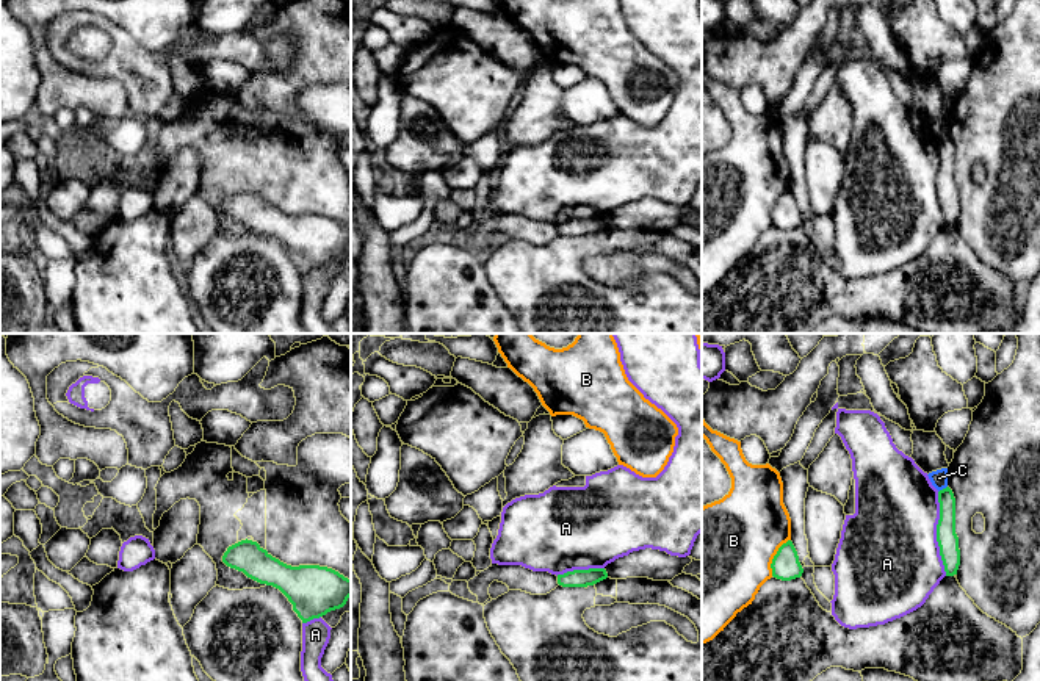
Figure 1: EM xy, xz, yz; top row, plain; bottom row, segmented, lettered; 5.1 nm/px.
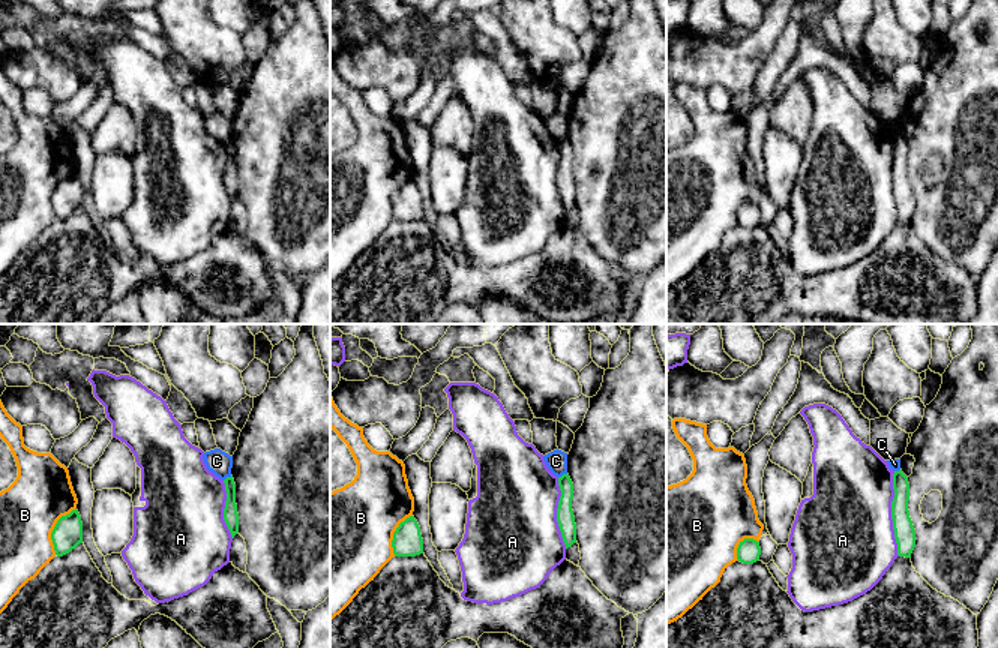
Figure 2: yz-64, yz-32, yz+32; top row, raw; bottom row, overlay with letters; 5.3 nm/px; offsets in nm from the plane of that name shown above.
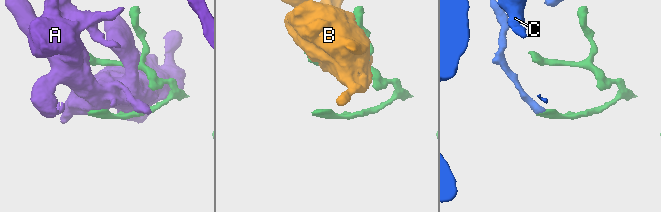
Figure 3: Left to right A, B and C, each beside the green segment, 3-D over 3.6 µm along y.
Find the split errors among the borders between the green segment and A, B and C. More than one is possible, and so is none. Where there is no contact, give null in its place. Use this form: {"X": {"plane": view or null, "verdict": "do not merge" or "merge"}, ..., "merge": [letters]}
{"A": {"plane": "yz", "verdict": "do not merge"}, "B": {"plane": "yz", "verdict": "do not merge"}, "C": {"plane": "yz", "verdict": "do not merge"}, "merge": []}

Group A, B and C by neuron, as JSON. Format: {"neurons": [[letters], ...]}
{"neurons": [["A"], ["B"], ["C"]]}

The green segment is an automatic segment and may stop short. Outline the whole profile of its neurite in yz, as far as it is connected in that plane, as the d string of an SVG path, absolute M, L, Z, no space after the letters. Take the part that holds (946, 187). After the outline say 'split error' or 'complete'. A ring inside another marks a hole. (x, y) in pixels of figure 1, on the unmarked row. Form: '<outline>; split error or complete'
M949 136L938 141L940 169L937 191L946 225L957 224L960 214L959 186L955 183L955 147Z; complete

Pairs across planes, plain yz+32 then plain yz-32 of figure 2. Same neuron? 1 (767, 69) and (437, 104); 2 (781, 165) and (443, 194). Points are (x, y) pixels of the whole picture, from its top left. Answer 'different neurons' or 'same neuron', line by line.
1: different neurons
2: same neuron

